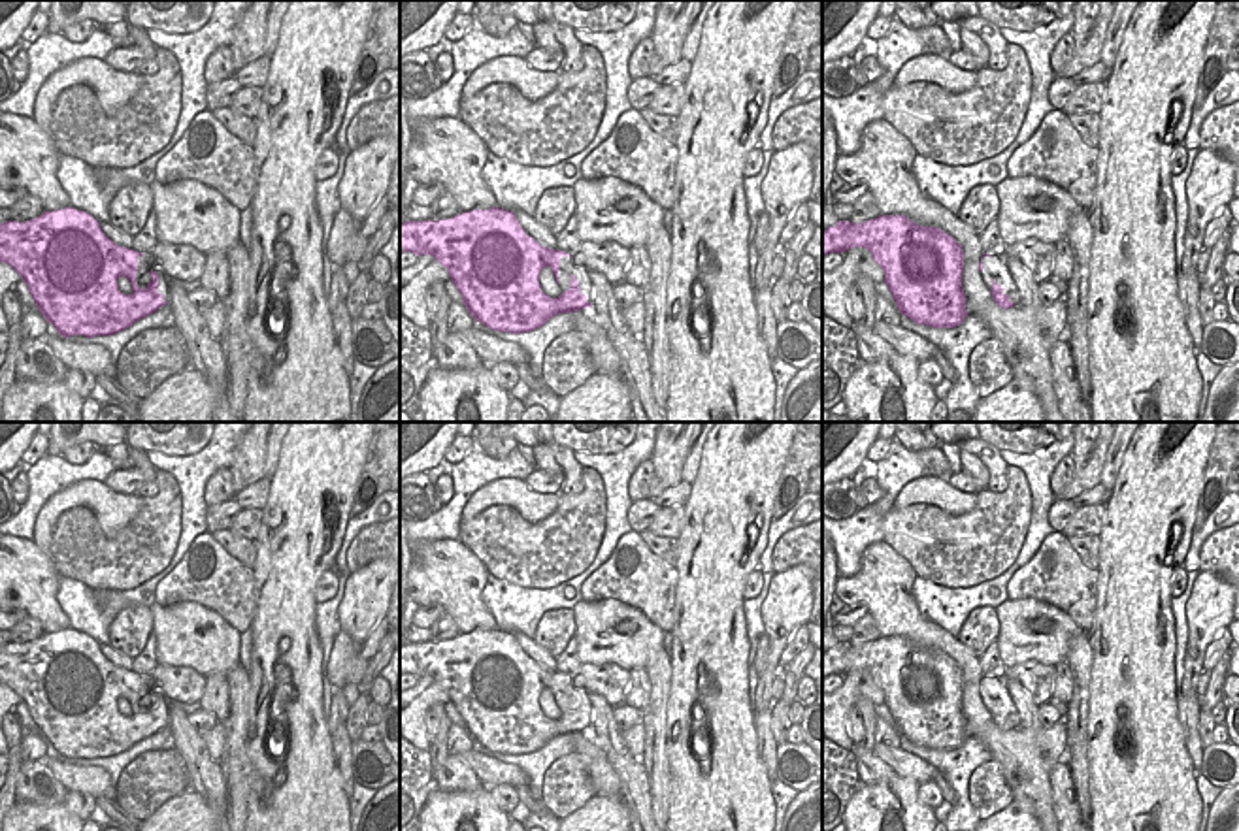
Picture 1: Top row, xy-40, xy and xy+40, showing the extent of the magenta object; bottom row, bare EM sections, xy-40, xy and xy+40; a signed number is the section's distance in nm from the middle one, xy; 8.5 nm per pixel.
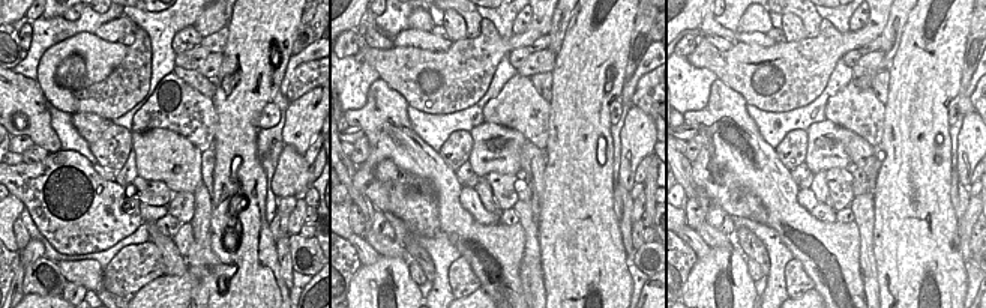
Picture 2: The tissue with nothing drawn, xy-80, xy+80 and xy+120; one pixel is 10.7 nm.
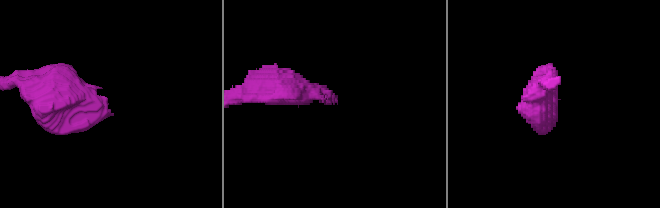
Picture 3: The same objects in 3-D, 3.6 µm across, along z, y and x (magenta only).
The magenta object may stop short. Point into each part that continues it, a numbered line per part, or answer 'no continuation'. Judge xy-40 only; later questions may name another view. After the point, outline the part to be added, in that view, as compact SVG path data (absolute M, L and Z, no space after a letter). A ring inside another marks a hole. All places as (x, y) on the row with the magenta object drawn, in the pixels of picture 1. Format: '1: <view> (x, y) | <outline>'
1: xy-40 (142, 266) | M138 256L136 283L138 283L140 288L147 288L147 286L140 285L140 277L149 273L149 271L158 273L158 294L164 296L164 301L170 301L170 281L168 281L168 277L160 269L151 269L145 262L145 256Z

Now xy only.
1: xy (568, 268) | M560 256L558 286L562 292L570 288L570 275L579 281L581 294L586 296L586 301L592 301L592 283L588 269L585 266L575 266L573 256Z

